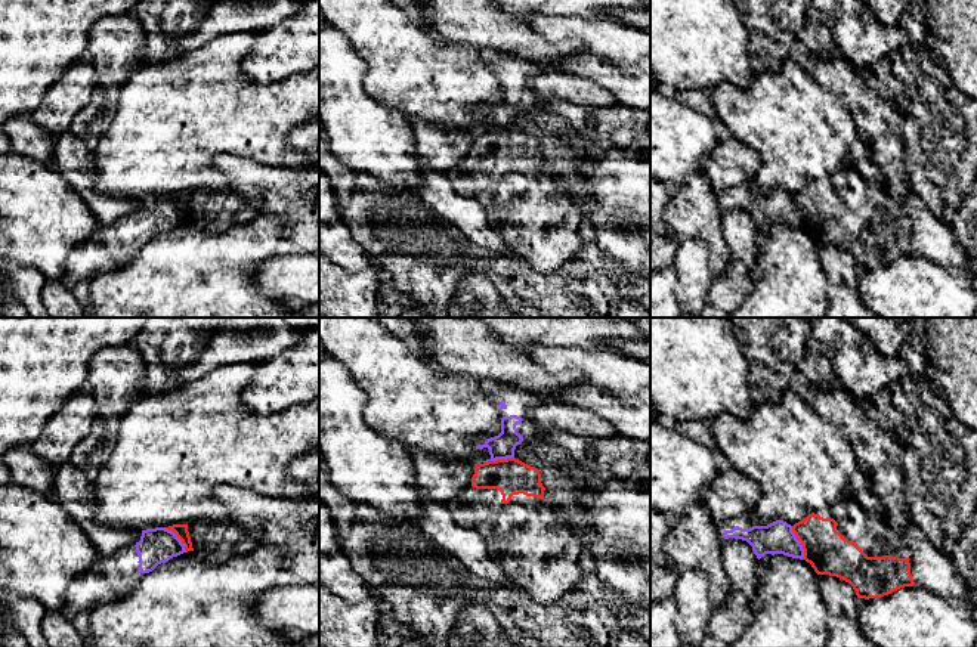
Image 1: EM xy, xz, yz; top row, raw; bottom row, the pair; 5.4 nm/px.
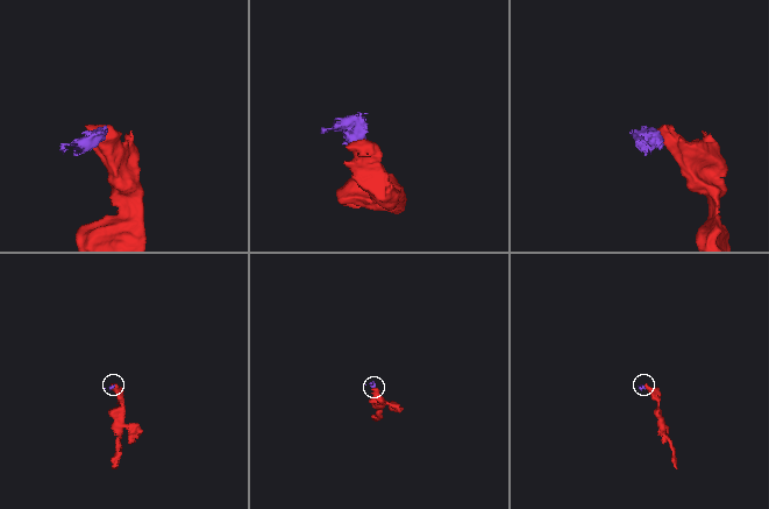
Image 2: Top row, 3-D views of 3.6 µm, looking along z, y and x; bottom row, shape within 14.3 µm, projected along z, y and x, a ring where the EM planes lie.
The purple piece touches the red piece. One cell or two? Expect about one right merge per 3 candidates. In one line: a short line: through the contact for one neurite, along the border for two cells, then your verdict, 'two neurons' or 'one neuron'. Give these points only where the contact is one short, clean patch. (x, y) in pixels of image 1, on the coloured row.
line yz (791, 526), (801, 545), (803, 559); two neurons

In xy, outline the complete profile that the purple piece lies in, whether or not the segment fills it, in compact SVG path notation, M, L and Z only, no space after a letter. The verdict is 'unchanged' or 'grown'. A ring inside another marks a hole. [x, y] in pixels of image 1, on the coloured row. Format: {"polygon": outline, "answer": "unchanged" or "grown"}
{"polygon": "M166 527L142 530L137 542L103 557L86 573L68 585L67 606L59 610L67 619L80 612L93 612L98 606L115 601L123 591L140 588L145 576L158 564L186 552L174 532Z", "answer": "grown"}

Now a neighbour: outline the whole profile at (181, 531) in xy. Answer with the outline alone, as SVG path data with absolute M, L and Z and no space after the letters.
M173 524L173 526L168 526L166 527L171 532L176 533L176 536L182 541L182 544L185 545L185 551L194 551L192 548L192 542L191 542L191 536L189 536L189 532L188 532L188 524Z

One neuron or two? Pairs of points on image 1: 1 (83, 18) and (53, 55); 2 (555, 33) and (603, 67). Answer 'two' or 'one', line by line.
1: one
2: one

